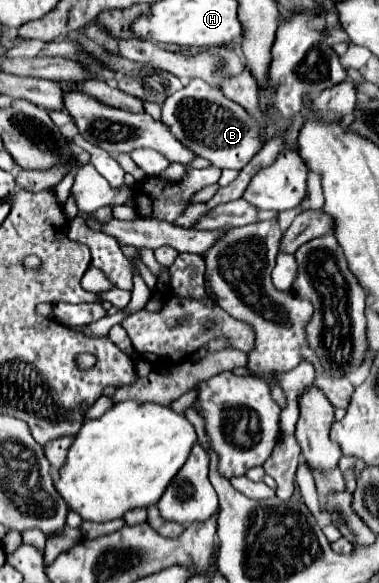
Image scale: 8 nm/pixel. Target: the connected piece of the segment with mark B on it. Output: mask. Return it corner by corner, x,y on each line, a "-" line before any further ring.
192,79
184,89
176,91
174,95
170,95
164,105
162,105
162,121
172,129
172,133
176,133
176,139
182,141
184,145
188,145
188,149
192,149
198,157
208,159
212,165
224,169
242,169
260,149
260,141
258,141
258,125
256,121
236,103
228,101
218,89
212,89
210,85
206,85
200,79

